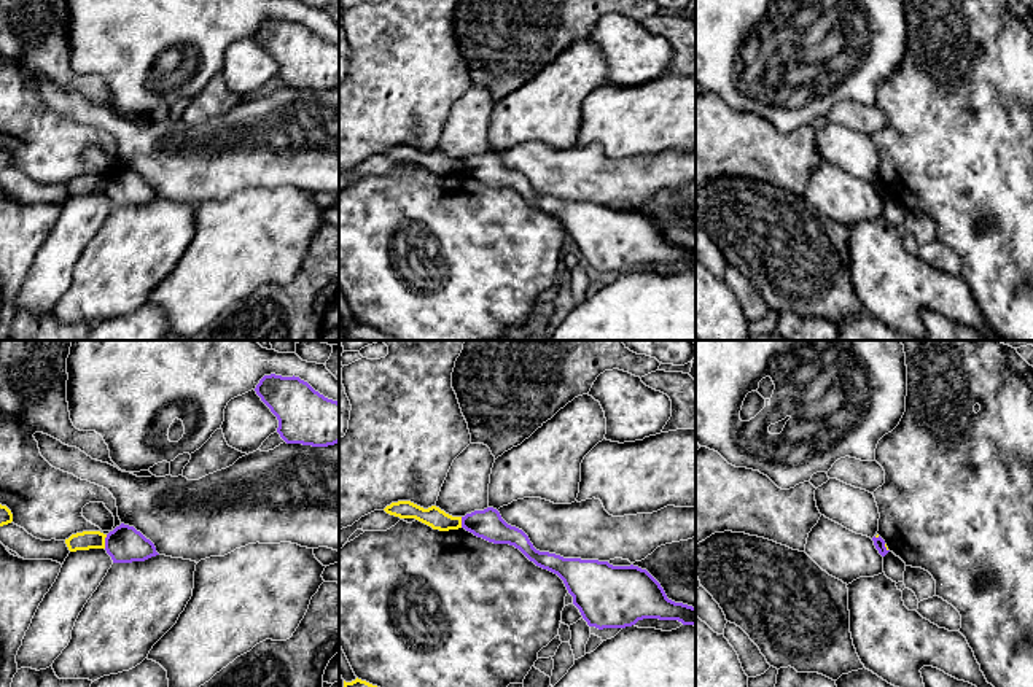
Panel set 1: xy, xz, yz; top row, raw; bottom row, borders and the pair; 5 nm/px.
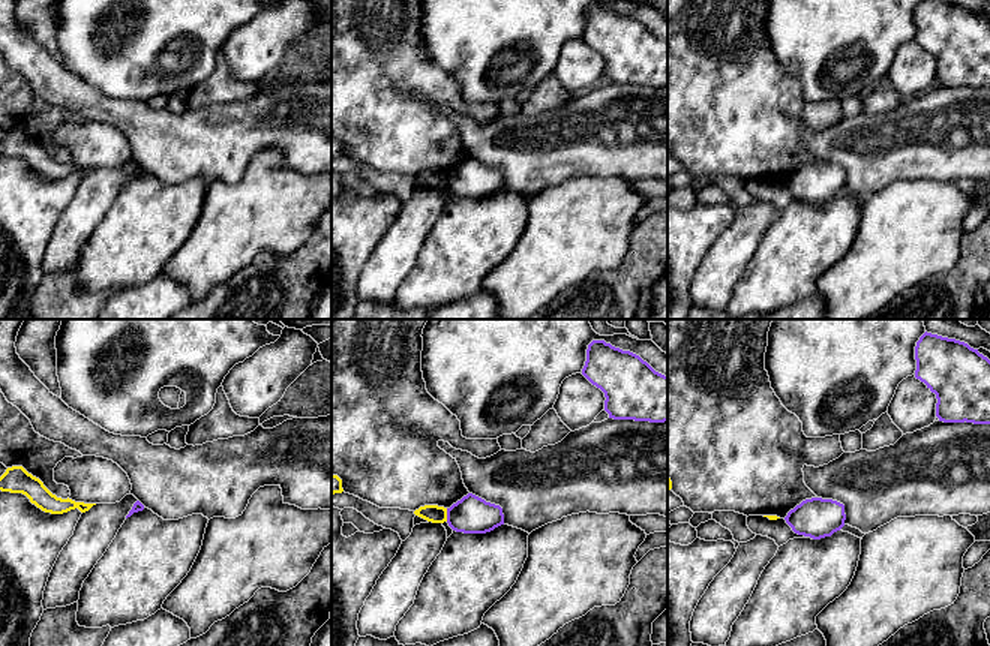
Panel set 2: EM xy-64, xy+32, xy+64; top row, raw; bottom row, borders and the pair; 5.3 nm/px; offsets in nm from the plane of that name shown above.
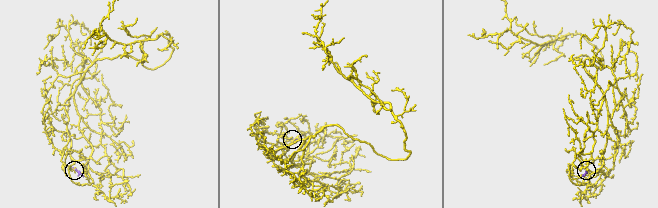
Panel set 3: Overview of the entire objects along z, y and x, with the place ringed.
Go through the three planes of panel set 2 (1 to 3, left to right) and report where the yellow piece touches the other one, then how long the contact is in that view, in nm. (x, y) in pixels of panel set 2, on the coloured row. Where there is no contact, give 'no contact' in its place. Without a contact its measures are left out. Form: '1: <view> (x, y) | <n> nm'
1: no contact
2: xy+32 (447, 514) | 70 nm
3: no contact

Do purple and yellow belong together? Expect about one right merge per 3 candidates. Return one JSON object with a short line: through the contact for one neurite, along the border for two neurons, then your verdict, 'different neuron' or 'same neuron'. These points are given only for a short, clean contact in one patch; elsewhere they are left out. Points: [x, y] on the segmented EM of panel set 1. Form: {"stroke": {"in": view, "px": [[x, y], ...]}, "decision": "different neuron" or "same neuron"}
{"decision": "different neuron"}

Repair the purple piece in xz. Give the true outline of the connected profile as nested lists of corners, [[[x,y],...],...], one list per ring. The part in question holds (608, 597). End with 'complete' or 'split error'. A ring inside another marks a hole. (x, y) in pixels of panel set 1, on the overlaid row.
[[[493,507],[466,514],[462,528],[489,542],[514,545],[536,566],[557,574],[589,627],[626,628],[643,619],[696,627],[696,607],[669,600],[646,569],[540,552],[522,530],[508,525]]]; complete

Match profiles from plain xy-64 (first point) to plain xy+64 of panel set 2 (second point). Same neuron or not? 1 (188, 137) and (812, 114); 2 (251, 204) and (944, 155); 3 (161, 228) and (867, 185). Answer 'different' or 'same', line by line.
1: different
2: different
3: different

